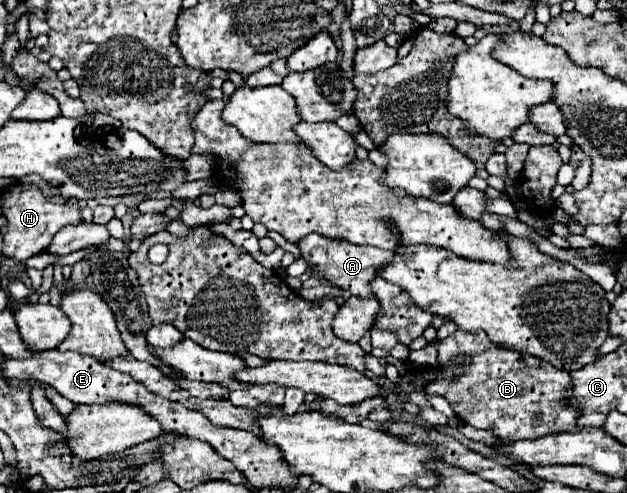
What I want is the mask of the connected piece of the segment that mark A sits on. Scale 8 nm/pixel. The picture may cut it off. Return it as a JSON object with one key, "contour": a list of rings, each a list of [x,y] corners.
{"contour":[[[316,232],[304,236],[298,242],[298,248],[300,248],[302,256],[306,258],[306,262],[312,264],[314,276],[326,278],[332,284],[350,290],[354,296],[360,296],[360,298],[374,298],[372,280],[374,280],[374,276],[378,276],[380,268],[384,264],[392,262],[392,258],[394,258],[394,252],[386,252],[386,250],[374,248],[374,246],[356,246],[346,240],[330,240]]]}

